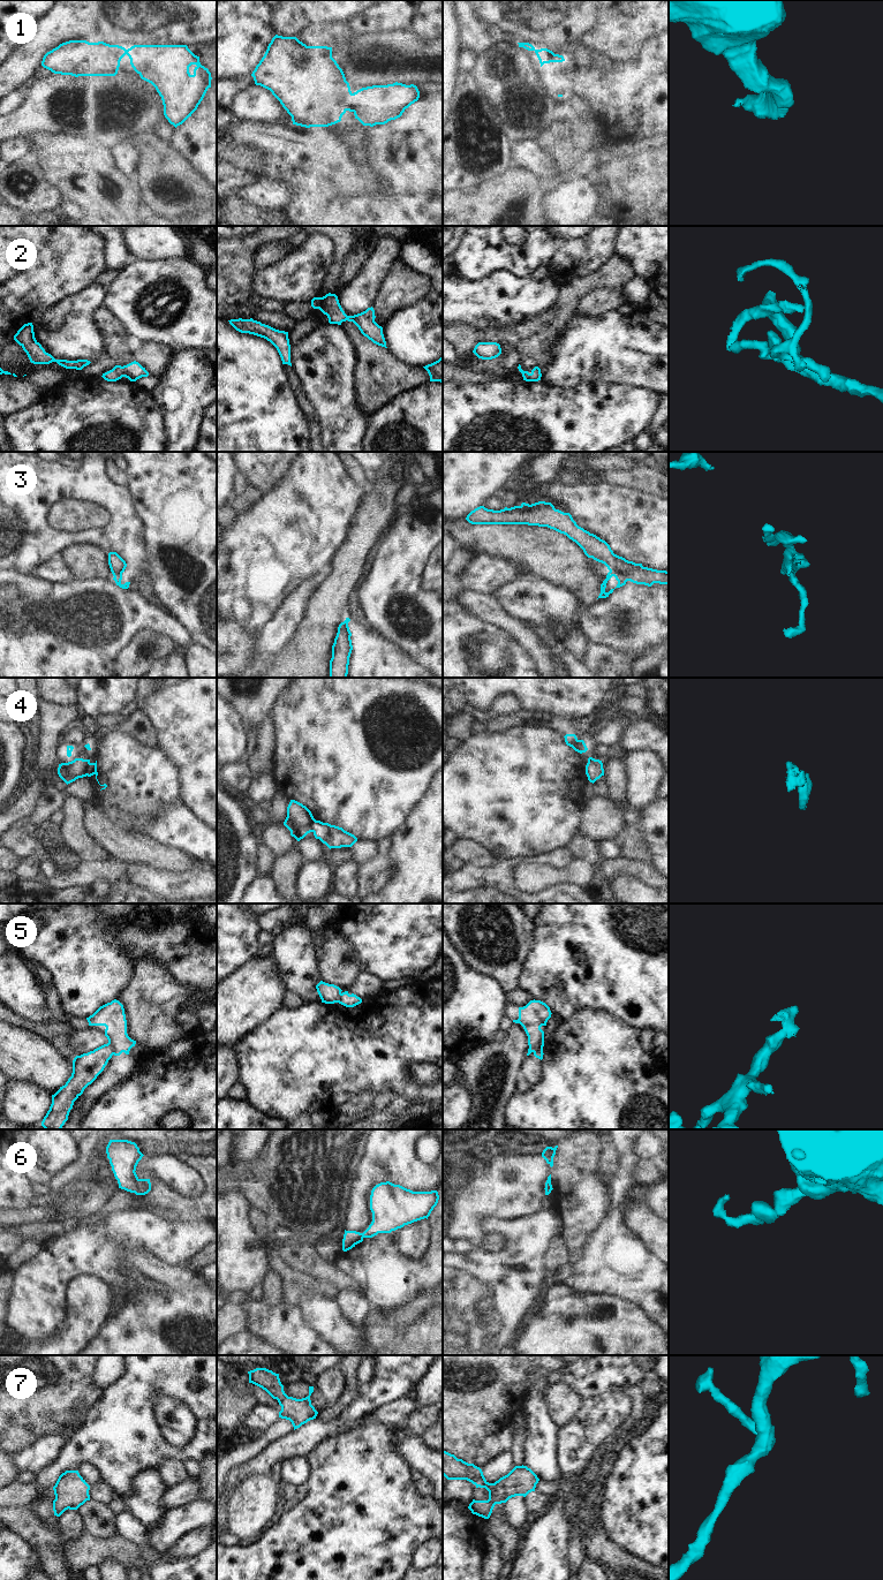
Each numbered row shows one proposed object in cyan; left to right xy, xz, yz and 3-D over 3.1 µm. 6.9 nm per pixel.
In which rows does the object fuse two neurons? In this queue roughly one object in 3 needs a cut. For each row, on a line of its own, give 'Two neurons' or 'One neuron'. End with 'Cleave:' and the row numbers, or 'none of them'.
1: One neuron
2: One neuron
3: Two neurons
4: Two neurons
5: Two neurons
6: One neuron
7: One neuron
Cleave: 3, 4, 5

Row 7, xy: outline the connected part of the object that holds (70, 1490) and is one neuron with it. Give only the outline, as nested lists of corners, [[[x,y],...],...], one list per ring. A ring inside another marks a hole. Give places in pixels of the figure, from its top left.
[[[66,1471],[53,1487],[55,1499],[53,1500],[54,1515],[60,1517],[66,1510],[77,1510],[86,1500],[90,1500],[90,1485],[80,1475],[78,1471]]]

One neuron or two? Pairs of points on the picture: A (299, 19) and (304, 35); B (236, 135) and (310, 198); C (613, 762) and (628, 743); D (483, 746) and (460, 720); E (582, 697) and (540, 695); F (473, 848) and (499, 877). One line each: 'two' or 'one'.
A: two
B: one
C: two
D: two
E: one
F: two

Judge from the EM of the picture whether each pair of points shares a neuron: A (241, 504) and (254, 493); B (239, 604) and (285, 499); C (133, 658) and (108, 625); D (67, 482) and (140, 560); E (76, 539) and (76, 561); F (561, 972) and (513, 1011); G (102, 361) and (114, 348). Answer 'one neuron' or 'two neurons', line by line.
A: one neuron
B: one neuron
C: two neurons
D: one neuron
E: two neurons
F: two neurons
G: two neurons

